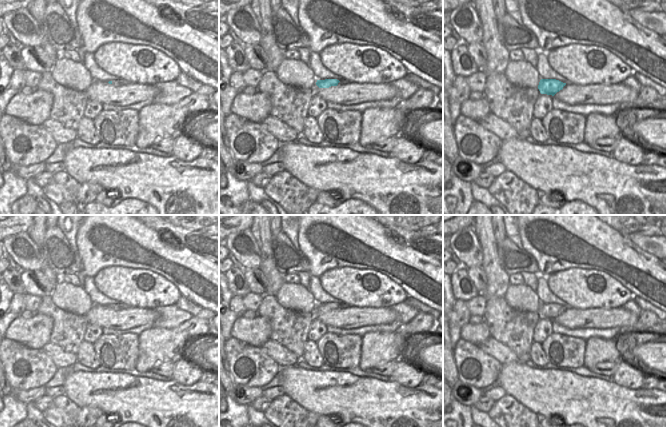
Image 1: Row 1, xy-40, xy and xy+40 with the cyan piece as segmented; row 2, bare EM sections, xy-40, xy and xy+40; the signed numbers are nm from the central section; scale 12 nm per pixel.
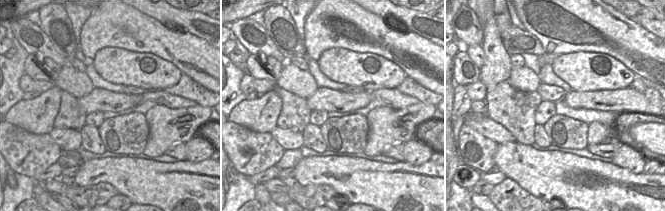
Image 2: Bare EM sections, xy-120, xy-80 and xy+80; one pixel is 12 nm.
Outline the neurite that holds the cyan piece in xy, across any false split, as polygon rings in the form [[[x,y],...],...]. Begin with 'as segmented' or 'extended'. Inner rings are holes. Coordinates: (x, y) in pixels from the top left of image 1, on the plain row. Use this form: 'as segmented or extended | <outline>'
extended | [[[325,303],[325,304],[317,304],[316,309],[319,312],[329,312],[331,310],[341,310],[345,307],[349,307],[348,305],[342,303],[342,304],[337,304],[337,303]]]

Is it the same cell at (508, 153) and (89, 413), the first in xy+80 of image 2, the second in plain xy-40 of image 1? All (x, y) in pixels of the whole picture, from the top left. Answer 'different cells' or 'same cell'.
different cells

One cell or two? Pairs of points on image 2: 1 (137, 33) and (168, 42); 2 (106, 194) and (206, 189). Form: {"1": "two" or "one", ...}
{"1": "one", "2": "two"}

